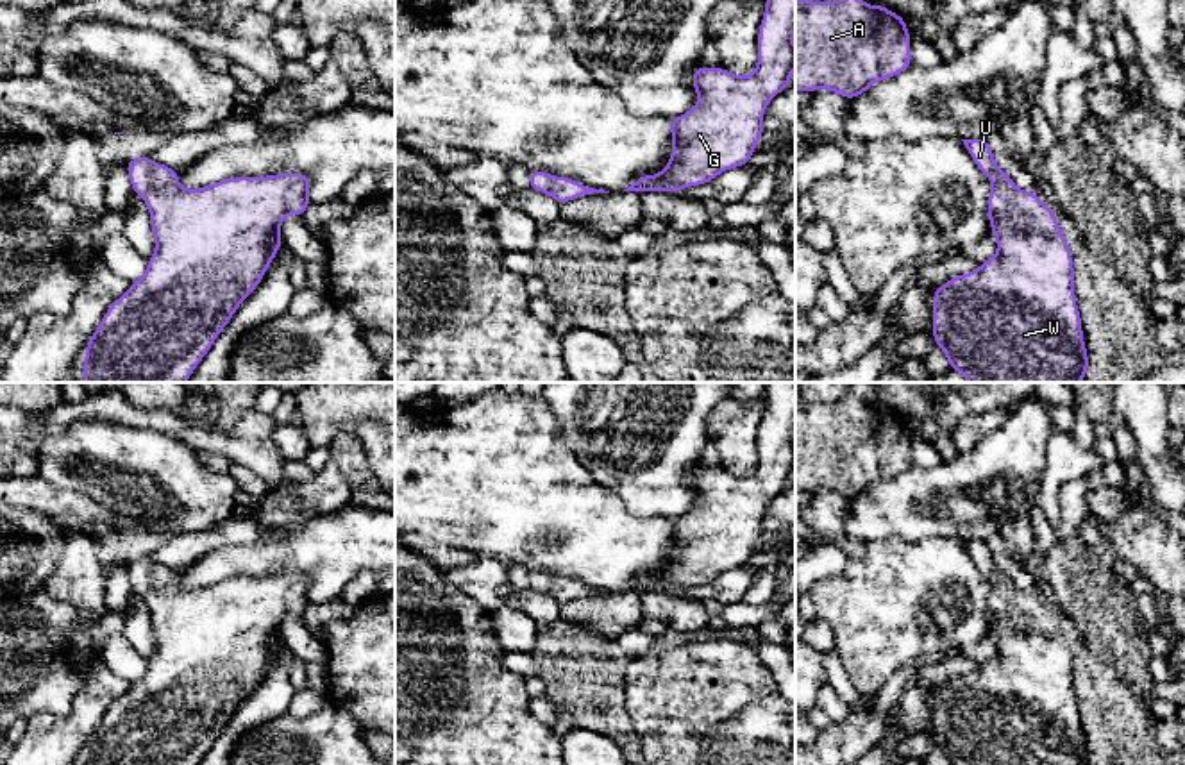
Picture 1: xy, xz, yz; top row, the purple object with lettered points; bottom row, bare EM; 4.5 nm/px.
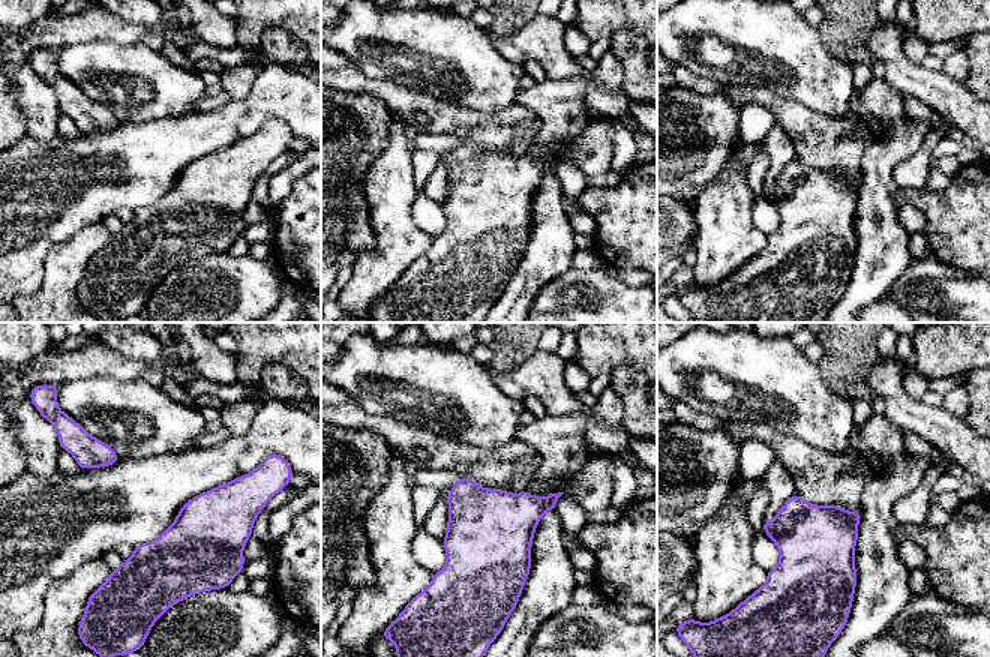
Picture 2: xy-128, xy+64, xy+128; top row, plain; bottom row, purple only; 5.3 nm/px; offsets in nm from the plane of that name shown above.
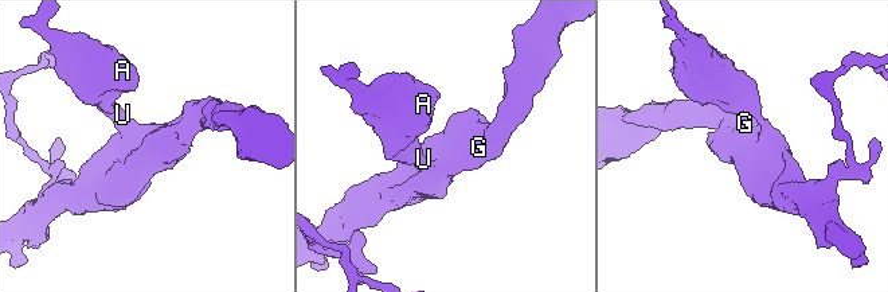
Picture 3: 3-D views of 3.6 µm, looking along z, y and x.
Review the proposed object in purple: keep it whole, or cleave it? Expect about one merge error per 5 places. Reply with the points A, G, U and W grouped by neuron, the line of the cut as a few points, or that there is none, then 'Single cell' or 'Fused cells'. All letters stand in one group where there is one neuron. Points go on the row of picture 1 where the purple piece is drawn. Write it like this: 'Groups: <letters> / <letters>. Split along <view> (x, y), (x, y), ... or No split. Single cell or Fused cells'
Groups: A G U W. No split. Single cell

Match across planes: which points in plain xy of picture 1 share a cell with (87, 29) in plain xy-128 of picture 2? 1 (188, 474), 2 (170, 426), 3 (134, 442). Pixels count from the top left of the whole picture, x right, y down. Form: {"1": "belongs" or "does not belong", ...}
{"1": "does not belong", "2": "belongs", "3": "does not belong"}

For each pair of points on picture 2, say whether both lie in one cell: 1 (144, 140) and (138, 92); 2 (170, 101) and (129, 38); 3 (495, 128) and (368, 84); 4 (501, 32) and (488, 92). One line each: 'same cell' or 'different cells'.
1: different cells
2: different cells
3: same cell
4: different cells

